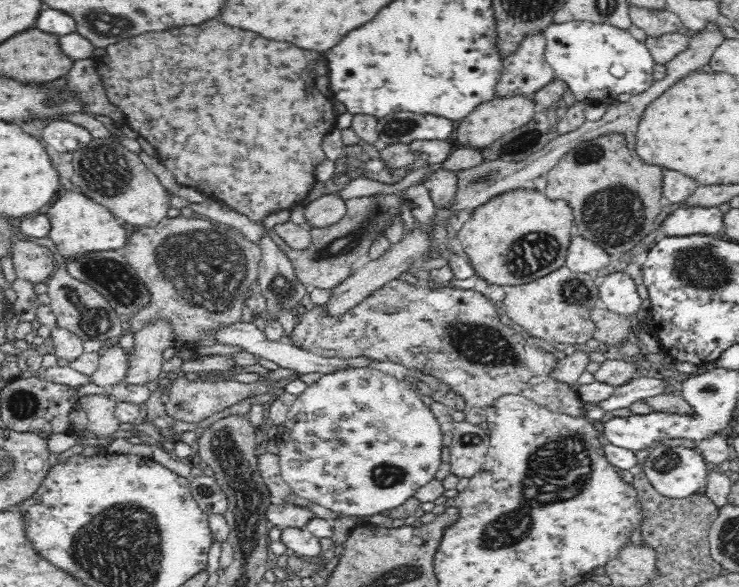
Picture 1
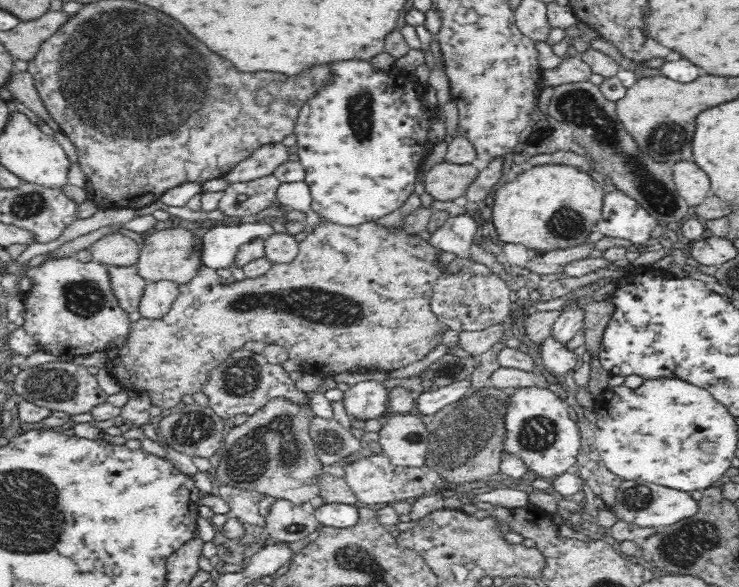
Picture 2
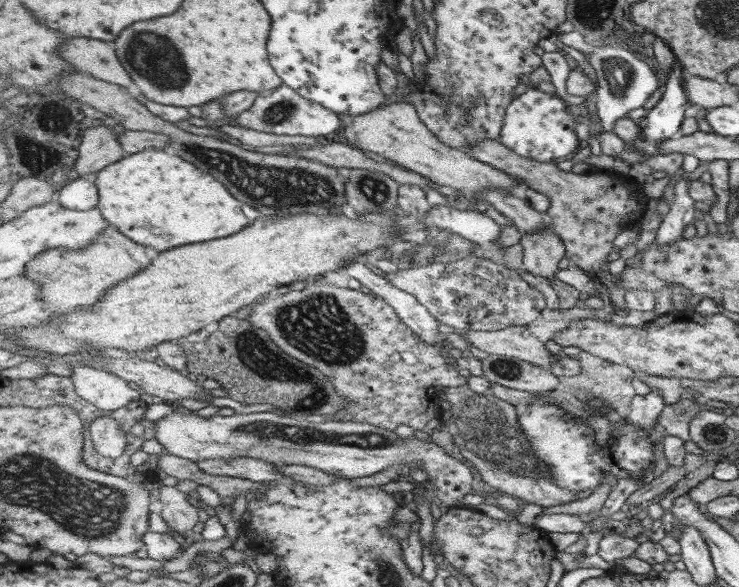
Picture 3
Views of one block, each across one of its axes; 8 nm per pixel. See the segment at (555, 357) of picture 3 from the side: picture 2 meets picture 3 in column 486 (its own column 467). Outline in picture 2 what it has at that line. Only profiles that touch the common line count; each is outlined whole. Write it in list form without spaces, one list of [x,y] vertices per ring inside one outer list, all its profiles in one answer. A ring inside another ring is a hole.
[[[507,321],[481,331],[462,331],[459,332],[458,344],[472,357],[479,358],[479,355],[490,350],[494,344],[498,344],[506,333],[509,333],[510,327]]]

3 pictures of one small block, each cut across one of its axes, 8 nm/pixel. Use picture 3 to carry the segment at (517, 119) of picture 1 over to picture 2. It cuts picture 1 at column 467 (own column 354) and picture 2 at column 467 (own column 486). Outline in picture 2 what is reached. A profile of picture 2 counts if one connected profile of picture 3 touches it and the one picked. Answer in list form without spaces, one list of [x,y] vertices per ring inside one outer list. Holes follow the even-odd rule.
[[[472,163],[434,164],[425,176],[426,192],[434,200],[454,201],[466,195],[478,173]]]

